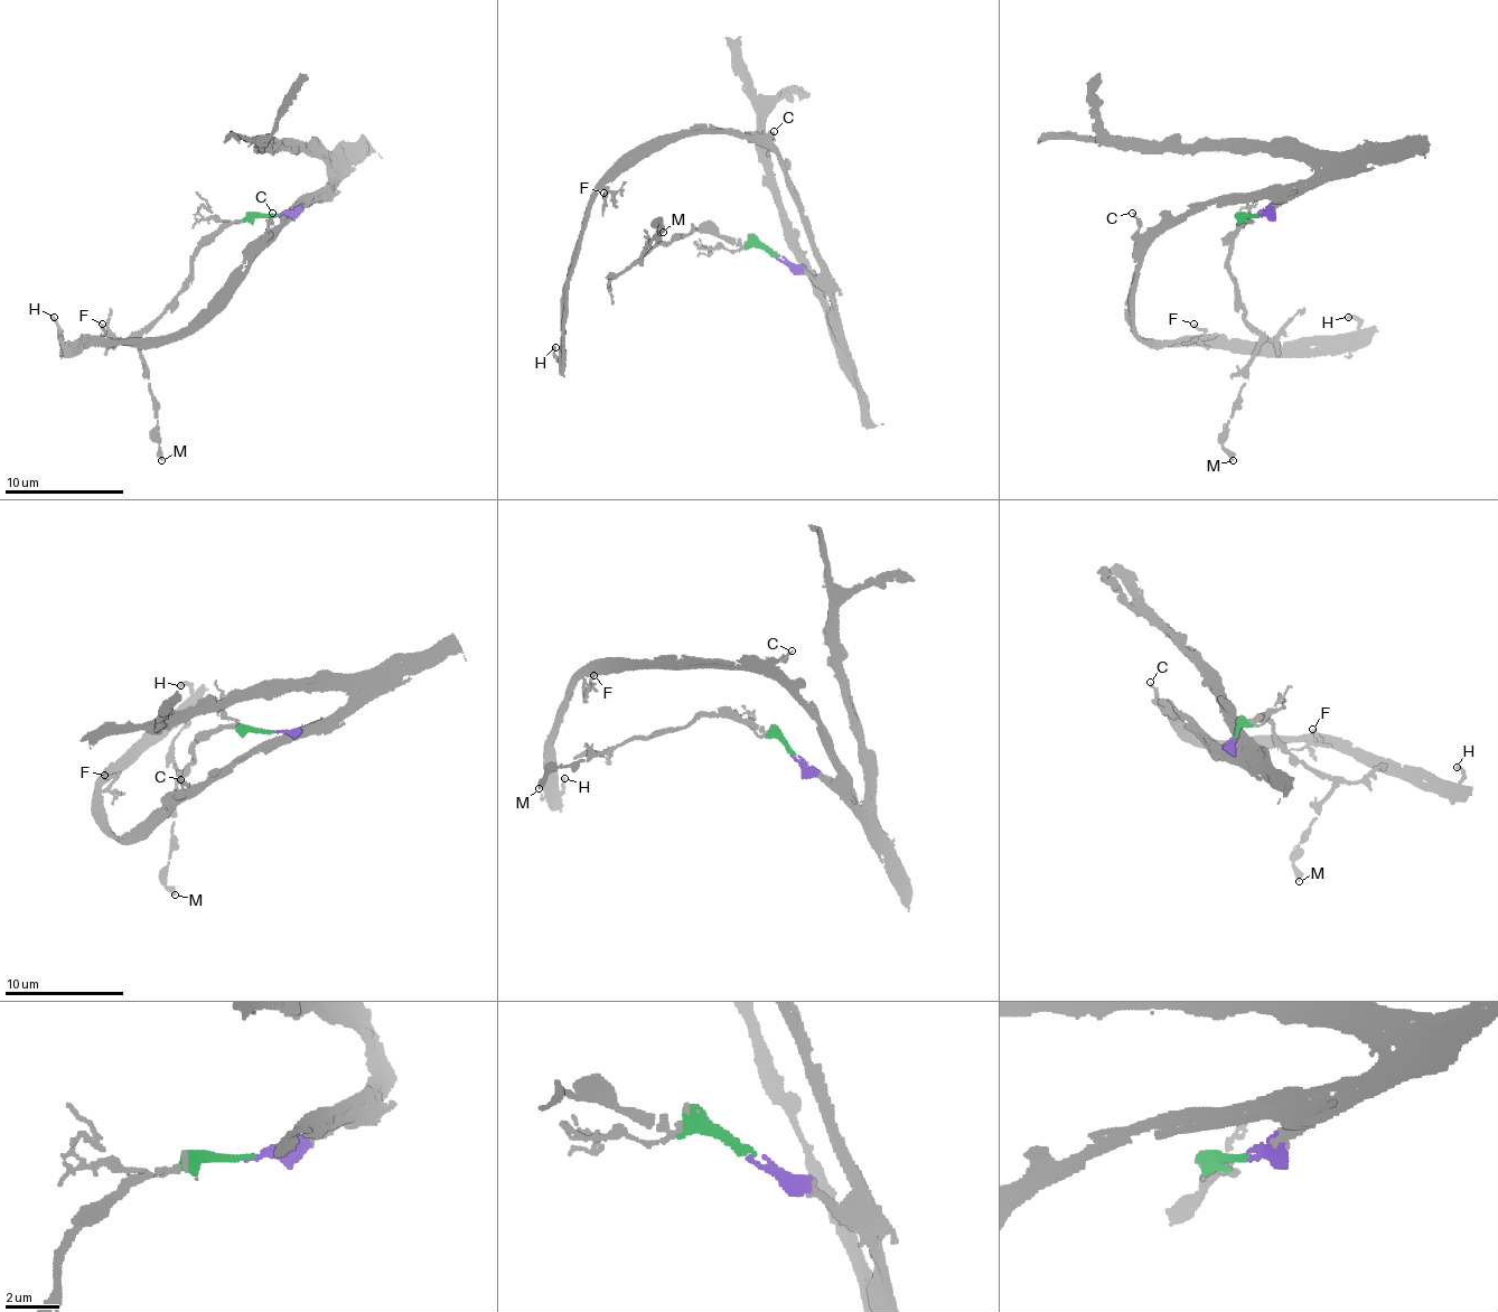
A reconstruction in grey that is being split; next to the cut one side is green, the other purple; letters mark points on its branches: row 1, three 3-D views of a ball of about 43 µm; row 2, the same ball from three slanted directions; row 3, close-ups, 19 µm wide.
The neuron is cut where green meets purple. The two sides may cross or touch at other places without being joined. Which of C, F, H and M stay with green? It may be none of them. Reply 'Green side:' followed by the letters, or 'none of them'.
Green side: M

